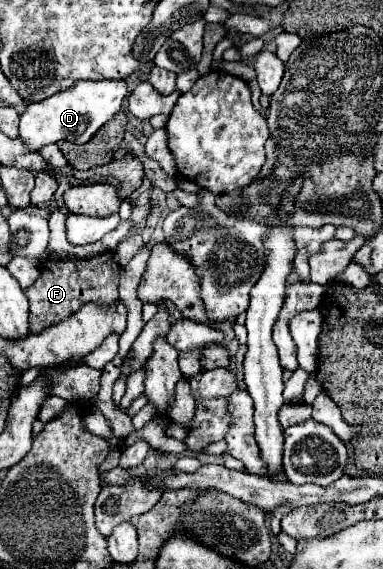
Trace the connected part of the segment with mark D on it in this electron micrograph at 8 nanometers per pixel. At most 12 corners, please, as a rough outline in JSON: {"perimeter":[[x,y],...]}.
{"perimeter":[[124,80],[76,82],[20,114],[30,148],[86,144],[120,110]]}

